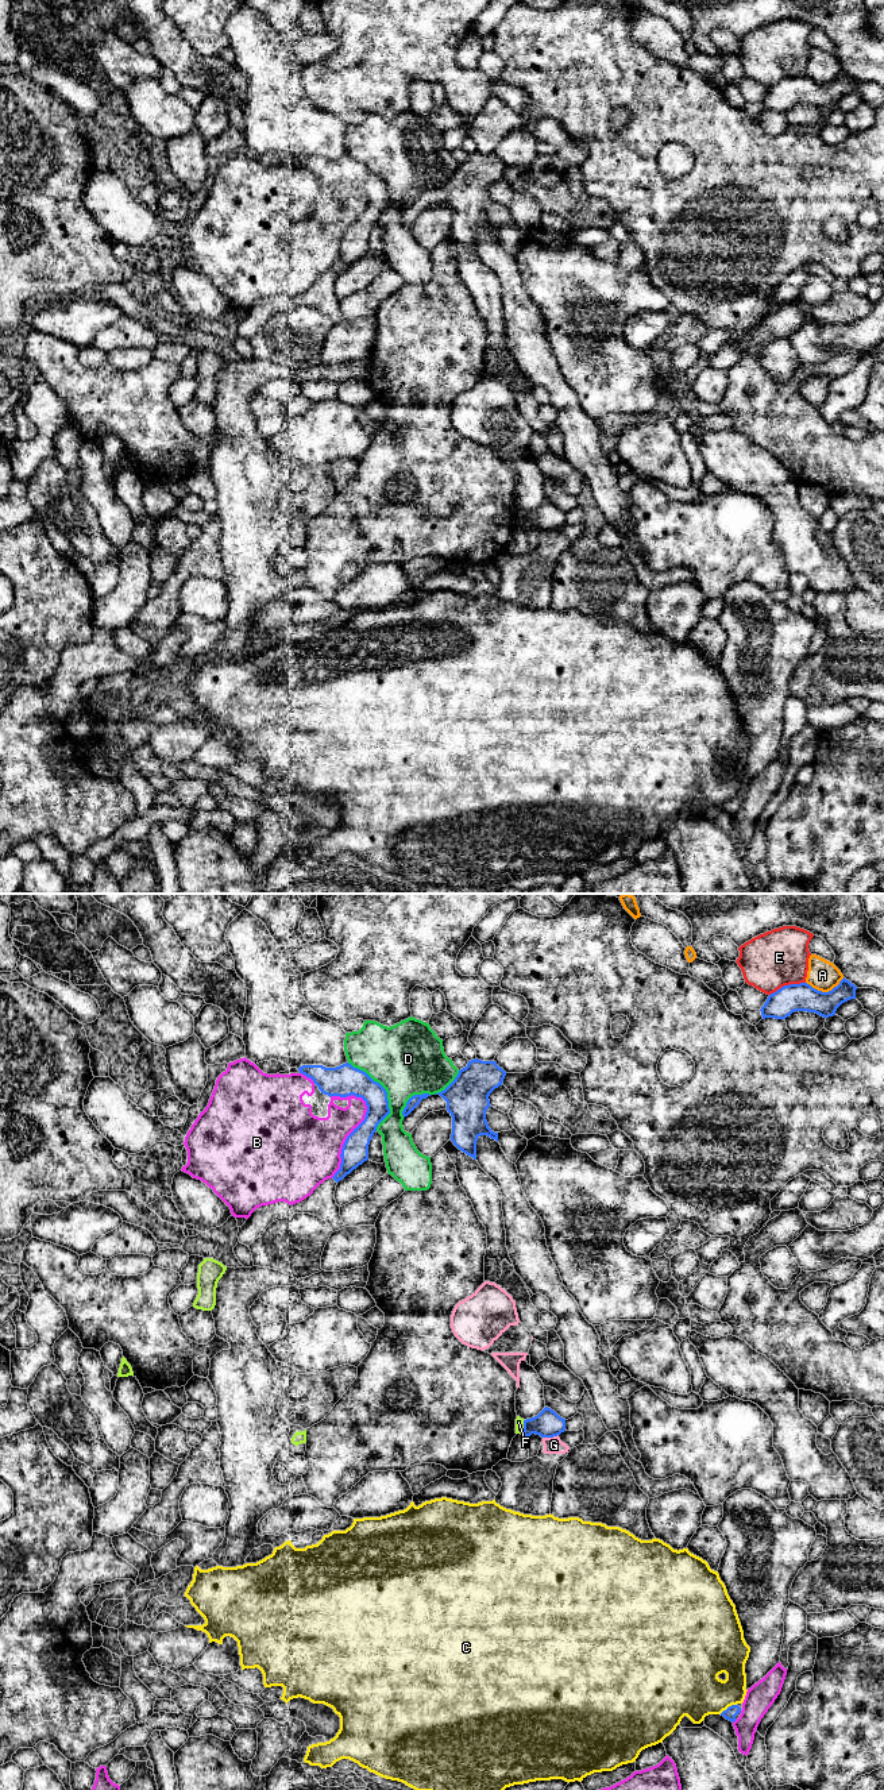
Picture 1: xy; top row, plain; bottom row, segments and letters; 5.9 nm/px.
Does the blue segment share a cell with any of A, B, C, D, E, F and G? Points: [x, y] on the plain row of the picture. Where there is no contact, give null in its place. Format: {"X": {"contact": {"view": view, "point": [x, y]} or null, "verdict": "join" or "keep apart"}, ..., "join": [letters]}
{"A": {"contact": {"view": "xy", "point": [825, 85]}, "verdict": "keep apart"}, "B": {"contact": {"view": "xy", "point": [350, 227]}, "verdict": "keep apart"}, "C": {"contact": {"view": "xy", "point": [728, 801]}, "verdict": "keep apart"}, "D": {"contact": {"view": "xy", "point": [385, 184]}, "verdict": "keep apart"}, "E": {"contact": {"view": "xy", "point": [787, 78]}, "verdict": "keep apart"}, "F": {"contact": {"view": "xy", "point": [524, 520]}, "verdict": "keep apart"}, "G": {"contact": {"view": "xy", "point": [549, 529]}, "verdict": "keep apart"}, "join": []}

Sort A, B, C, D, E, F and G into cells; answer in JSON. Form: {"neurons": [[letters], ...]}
{"neurons": [["A"], ["B"], ["C"], ["D"], ["E"], ["F"], ["G"]]}

